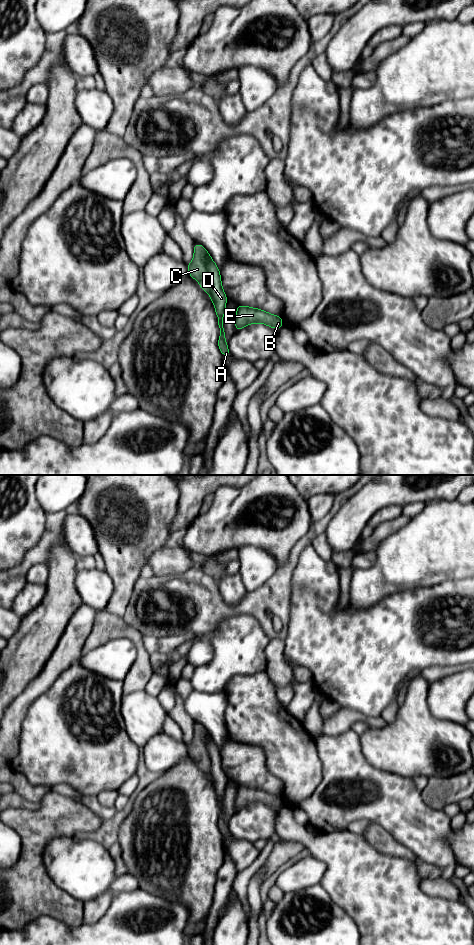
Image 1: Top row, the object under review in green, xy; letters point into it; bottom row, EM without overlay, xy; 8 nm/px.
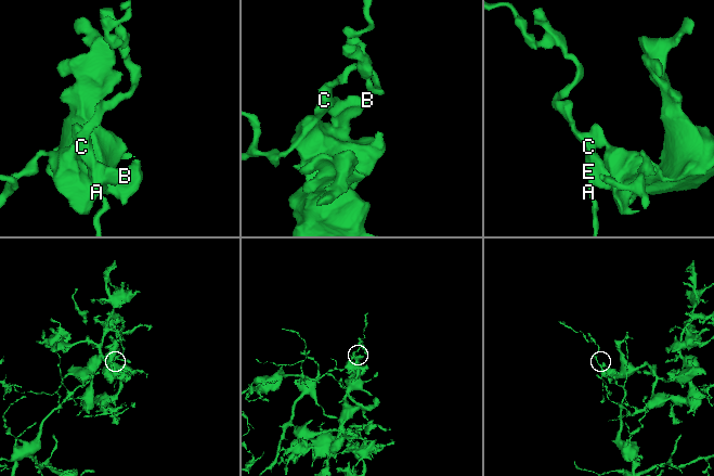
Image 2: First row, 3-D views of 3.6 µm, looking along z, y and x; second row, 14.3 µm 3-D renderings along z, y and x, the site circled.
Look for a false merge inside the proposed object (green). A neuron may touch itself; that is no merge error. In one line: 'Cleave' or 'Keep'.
Cleave

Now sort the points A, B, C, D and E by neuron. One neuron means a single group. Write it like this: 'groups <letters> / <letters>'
groups A D / B C E

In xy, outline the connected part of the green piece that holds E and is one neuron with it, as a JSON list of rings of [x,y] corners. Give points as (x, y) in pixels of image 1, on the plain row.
[[[237,785],[235,812],[252,803],[263,803],[274,809],[280,809],[284,803],[282,797],[272,795],[261,789]]]

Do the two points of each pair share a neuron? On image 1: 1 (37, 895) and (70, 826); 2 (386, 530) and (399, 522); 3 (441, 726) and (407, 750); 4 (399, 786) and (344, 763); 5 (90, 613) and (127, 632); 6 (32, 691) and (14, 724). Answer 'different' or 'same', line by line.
1: same
2: same
3: same
4: same
5: different
6: same

